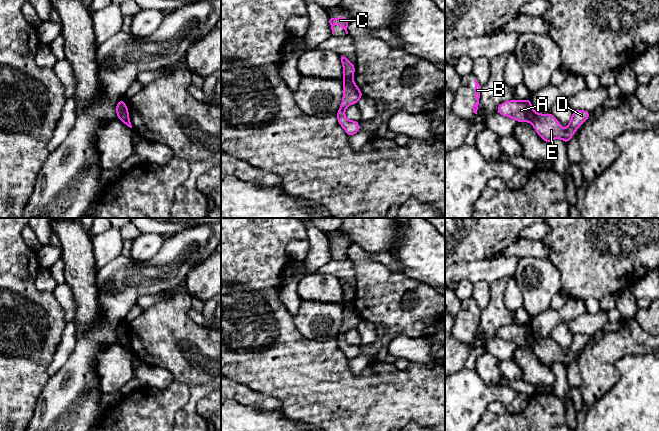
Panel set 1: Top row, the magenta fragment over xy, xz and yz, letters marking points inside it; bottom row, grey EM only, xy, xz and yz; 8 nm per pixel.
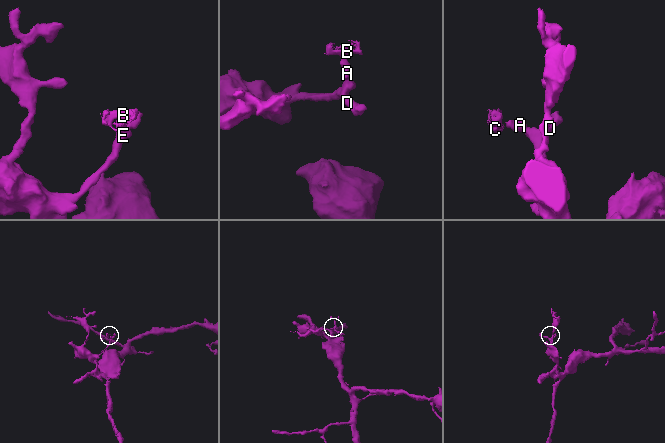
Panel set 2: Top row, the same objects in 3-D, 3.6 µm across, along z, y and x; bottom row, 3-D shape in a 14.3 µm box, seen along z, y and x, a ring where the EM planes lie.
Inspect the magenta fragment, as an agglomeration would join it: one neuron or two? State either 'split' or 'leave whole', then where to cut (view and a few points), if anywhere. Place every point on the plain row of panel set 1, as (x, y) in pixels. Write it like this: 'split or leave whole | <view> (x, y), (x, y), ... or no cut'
split | xz (352, 303), (343, 306)

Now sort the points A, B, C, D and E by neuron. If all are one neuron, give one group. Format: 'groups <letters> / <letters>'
groups A B C / D E

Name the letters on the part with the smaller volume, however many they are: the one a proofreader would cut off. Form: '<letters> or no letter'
A, B, C

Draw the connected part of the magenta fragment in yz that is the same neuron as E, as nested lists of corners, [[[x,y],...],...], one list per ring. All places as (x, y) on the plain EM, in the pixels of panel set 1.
[[[585,334],[573,335],[568,351],[565,354],[551,337],[540,338],[535,336],[529,346],[534,351],[537,358],[547,367],[559,362],[567,368],[575,358],[575,355],[589,342],[589,340],[590,337]]]

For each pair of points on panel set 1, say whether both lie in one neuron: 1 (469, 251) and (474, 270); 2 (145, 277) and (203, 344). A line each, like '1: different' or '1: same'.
1: different
2: different

